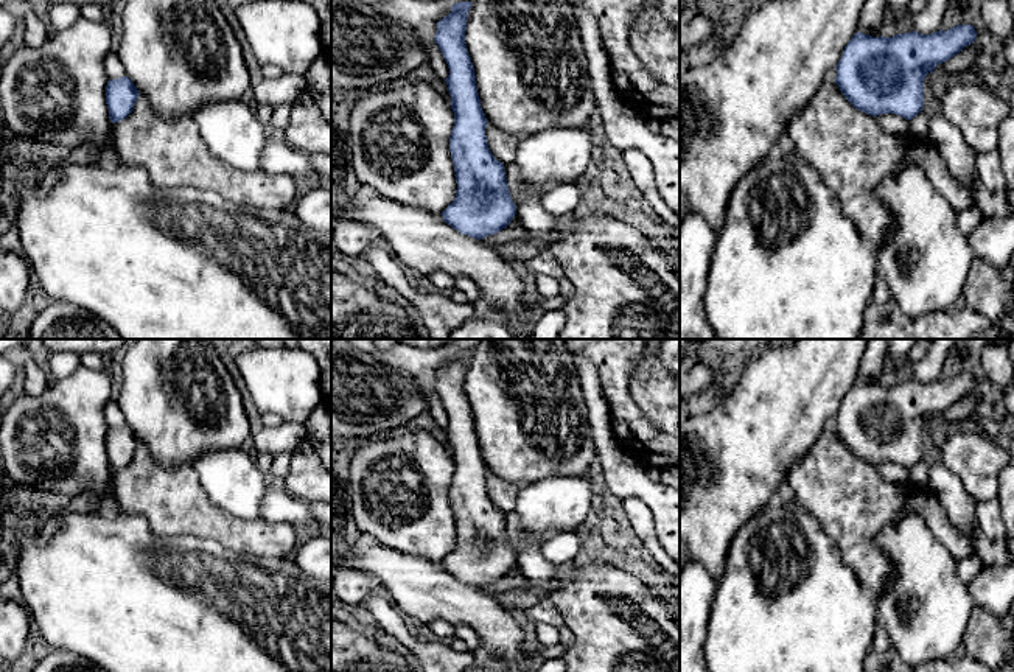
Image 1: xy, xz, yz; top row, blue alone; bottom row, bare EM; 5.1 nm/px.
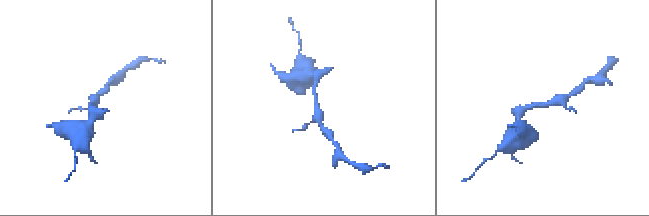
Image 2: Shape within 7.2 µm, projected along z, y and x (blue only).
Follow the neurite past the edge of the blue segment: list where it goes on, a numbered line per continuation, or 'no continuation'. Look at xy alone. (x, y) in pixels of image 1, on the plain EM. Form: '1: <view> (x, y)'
no continuation

